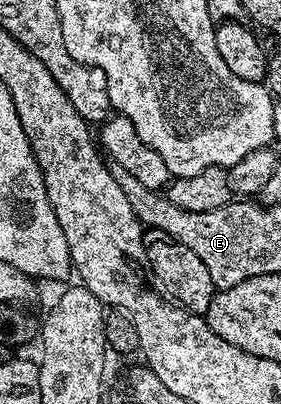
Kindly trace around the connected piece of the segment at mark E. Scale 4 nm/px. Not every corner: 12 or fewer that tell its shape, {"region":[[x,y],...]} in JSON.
{"region":[[113,169],[147,229],[184,242],[215,289],[246,280],[242,202],[192,212]]}

